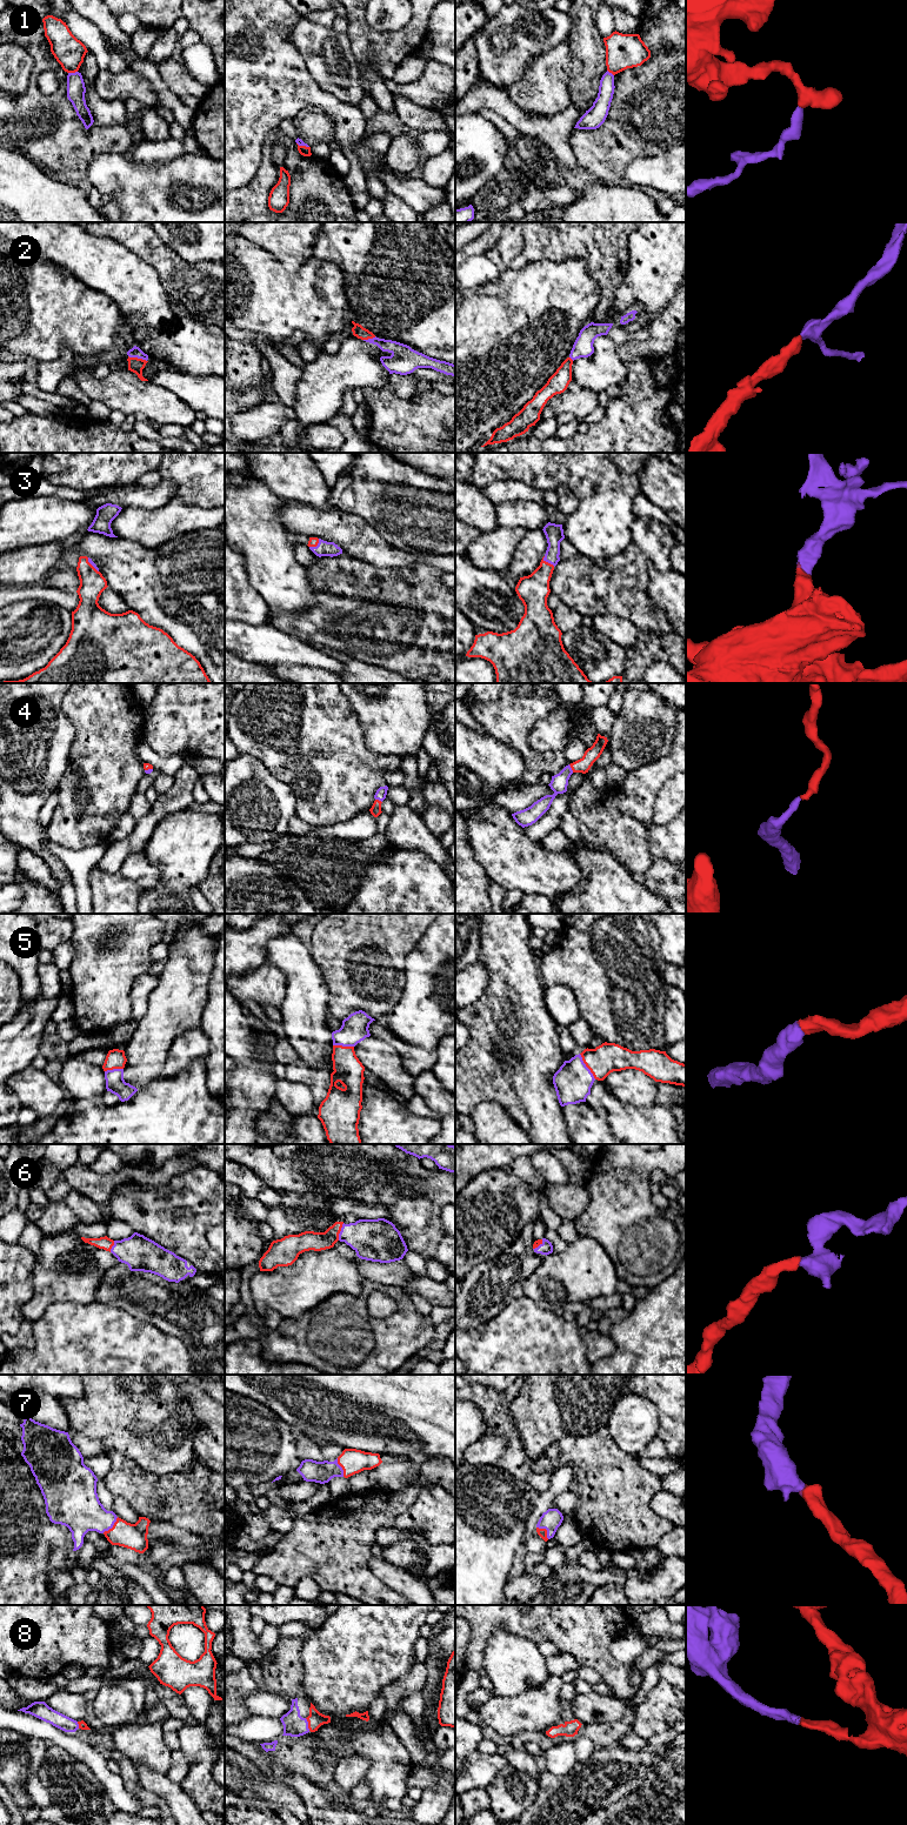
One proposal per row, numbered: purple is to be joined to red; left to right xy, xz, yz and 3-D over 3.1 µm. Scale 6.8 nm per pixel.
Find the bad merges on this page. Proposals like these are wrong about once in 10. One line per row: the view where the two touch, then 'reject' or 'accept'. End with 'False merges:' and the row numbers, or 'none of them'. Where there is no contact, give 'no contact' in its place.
1: xy | reject
2: xy | accept
3: yz | accept
4: yz | accept
5: yz | accept
6: xz | accept
7: xy | accept
8: xz | accept
False merges: 1

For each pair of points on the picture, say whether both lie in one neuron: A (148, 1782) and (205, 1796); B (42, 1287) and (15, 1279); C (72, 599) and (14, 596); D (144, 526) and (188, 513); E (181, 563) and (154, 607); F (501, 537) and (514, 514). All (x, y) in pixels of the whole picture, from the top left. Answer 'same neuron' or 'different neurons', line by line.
A: different neurons
B: different neurons
C: same neuron
D: same neuron
E: different neurons
F: different neurons

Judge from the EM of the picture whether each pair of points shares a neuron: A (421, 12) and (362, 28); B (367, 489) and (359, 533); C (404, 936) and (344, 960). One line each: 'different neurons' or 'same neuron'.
A: same neuron
B: different neurons
C: same neuron

